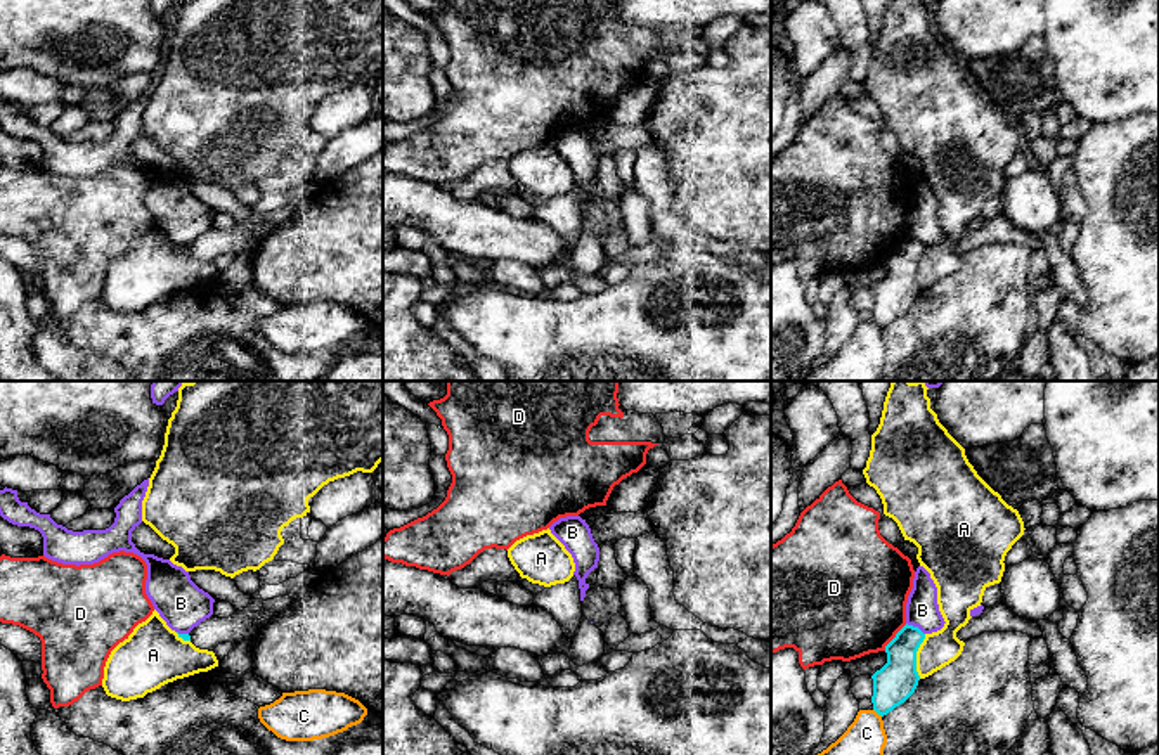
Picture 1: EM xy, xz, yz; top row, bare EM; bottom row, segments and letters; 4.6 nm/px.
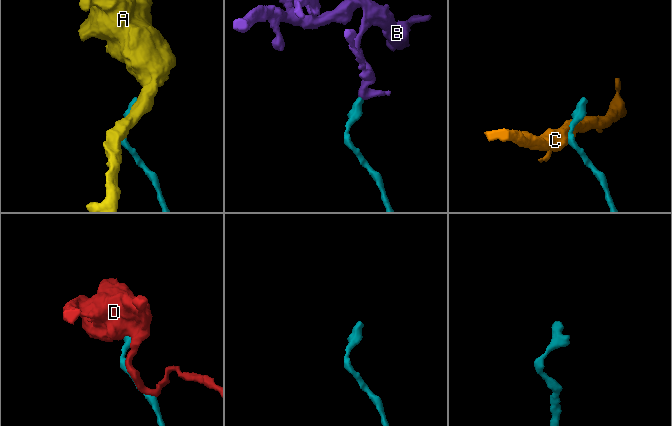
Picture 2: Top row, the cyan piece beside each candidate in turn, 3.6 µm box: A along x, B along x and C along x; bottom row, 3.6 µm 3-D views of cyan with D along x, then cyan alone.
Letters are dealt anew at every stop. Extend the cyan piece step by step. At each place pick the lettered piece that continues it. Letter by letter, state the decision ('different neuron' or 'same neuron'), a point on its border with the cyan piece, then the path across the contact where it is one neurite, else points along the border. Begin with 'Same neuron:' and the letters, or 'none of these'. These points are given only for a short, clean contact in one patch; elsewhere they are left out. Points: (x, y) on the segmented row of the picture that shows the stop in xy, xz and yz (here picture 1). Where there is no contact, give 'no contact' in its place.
Same neuron: B
A: different neuron | yz (915, 657)
B: same neuron | yz (915, 627)
C: different neuron | yz (879, 714)
D: different neuron | yz (894, 638)

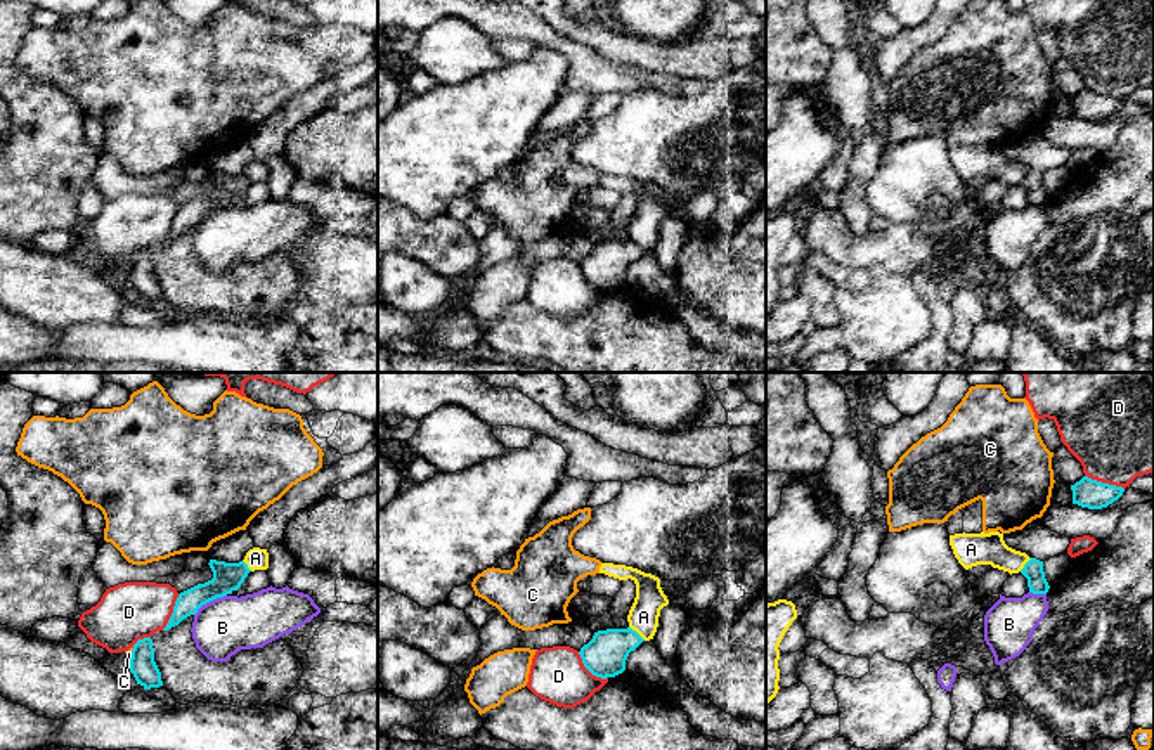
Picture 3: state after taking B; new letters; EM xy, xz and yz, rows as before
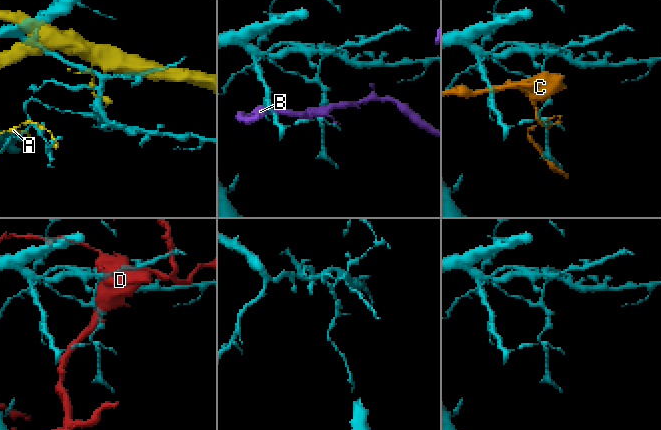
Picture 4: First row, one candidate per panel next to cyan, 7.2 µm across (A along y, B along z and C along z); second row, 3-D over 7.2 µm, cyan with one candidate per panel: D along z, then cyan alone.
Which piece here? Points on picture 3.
Same neuron: none of these
A: different neuron | xz (636, 633)
B: different neuron | xy (208, 601)
C: different neuron | xy (132, 657)
D: different neuron | yz (1104, 484)

